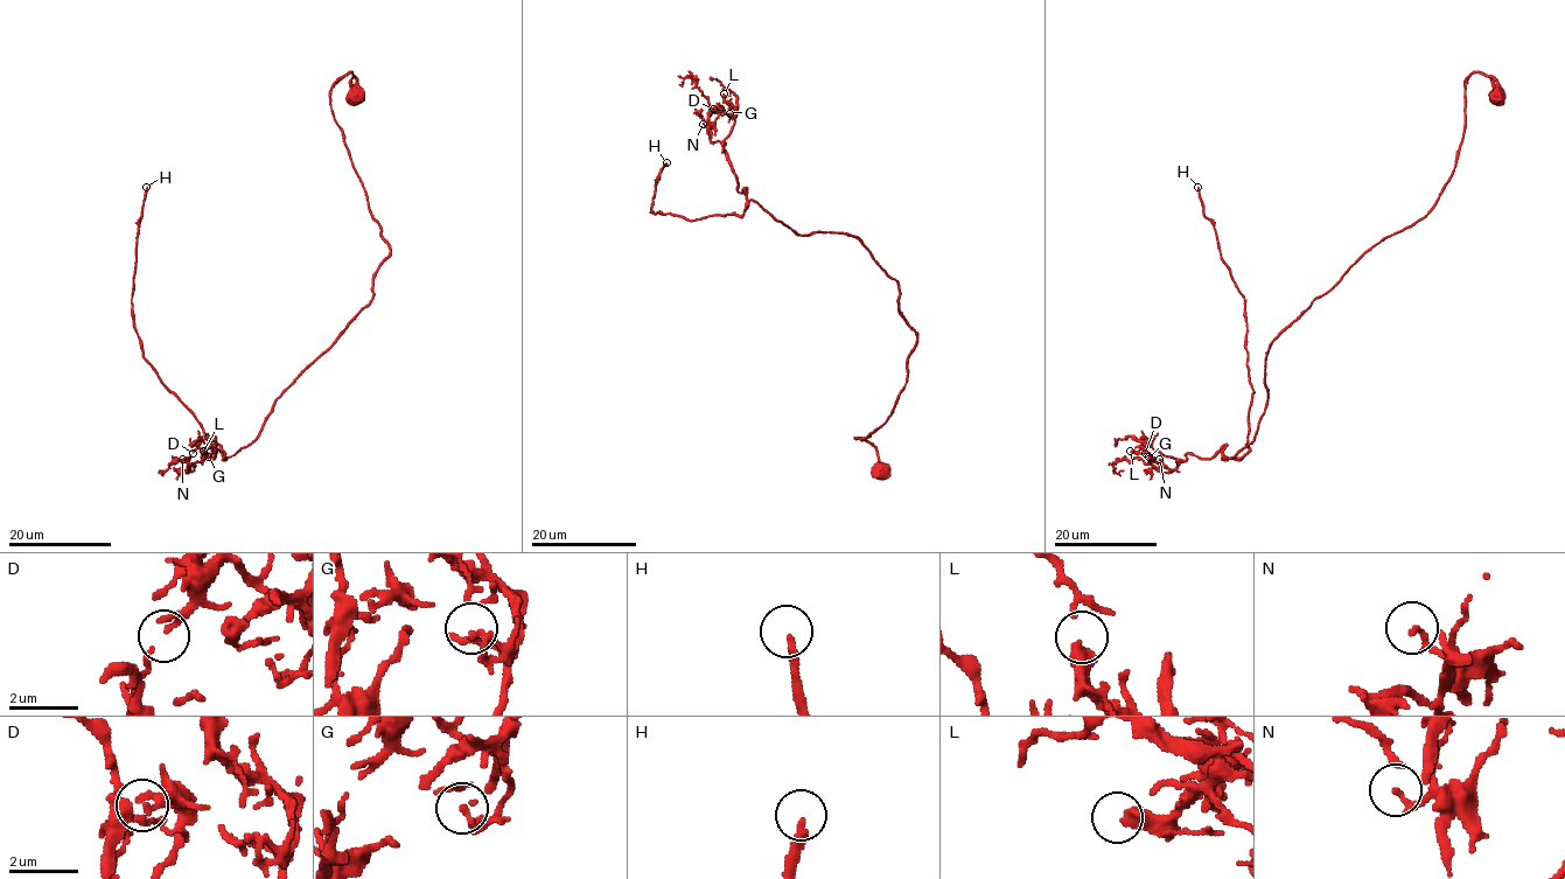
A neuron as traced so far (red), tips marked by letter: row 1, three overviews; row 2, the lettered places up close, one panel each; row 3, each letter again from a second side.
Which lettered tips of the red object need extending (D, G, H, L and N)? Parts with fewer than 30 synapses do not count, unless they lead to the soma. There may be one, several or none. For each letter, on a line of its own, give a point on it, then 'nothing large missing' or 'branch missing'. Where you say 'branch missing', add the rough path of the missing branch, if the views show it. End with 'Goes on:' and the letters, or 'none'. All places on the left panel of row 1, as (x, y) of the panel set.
D: place (193, 453); nothing large missing
G: place (208, 457); nothing large missing
H: place (146, 187); branch missing; course (146, 187), (149, 152), (155, 148), (144, 157), (142, 164), (148, 169), (145, 178), (119, 201)
L: place (203, 451); branch missing; course (203, 451), (177, 460)
N: place (182, 459); nothing large missing
Goes on: H, L

